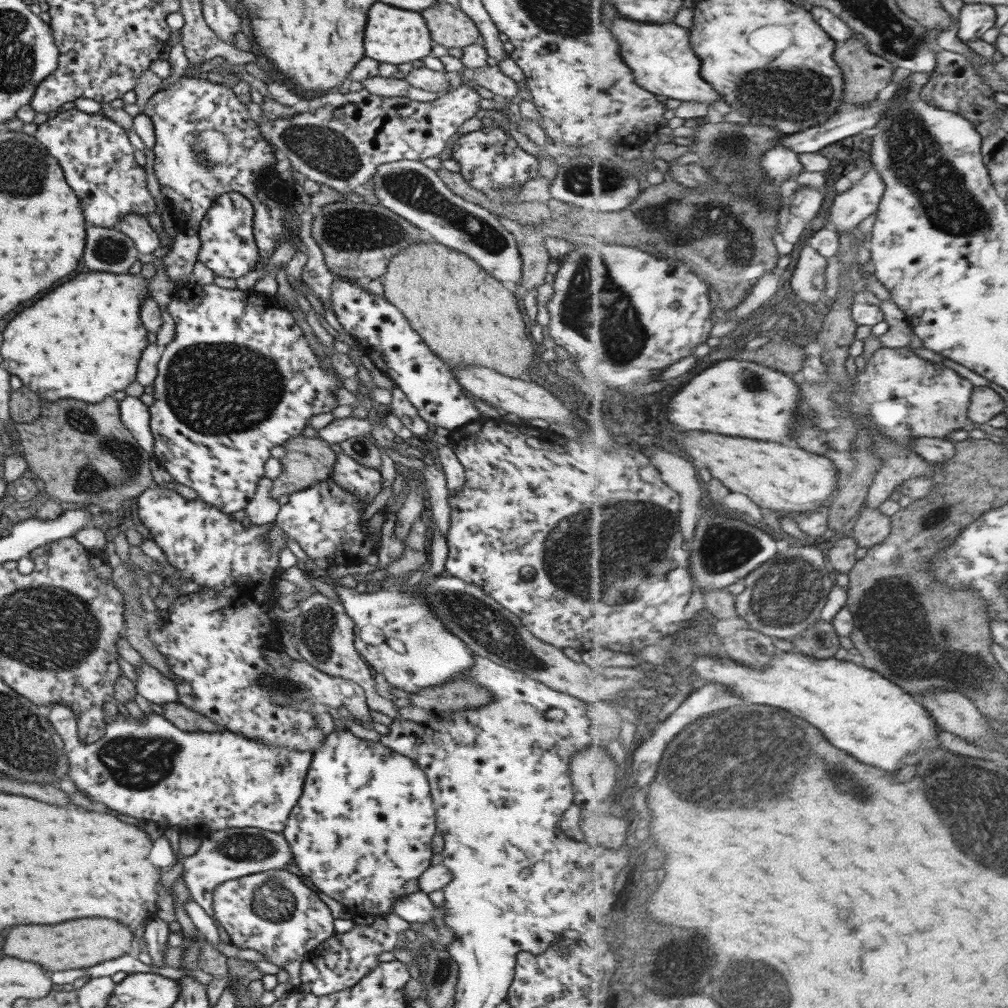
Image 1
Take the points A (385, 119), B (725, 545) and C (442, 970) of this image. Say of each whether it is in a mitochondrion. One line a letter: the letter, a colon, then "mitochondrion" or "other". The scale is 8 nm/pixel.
A: other
B: mitochondrion
C: mitochondrion

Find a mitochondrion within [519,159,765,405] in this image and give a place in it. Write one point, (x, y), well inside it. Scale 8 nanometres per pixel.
(594, 305)

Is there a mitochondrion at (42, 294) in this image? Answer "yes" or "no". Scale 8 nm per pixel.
no

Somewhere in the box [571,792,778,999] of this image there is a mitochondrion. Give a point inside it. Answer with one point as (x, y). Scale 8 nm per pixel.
(698, 975)

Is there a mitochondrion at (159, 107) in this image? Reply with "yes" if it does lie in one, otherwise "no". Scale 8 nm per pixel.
no

